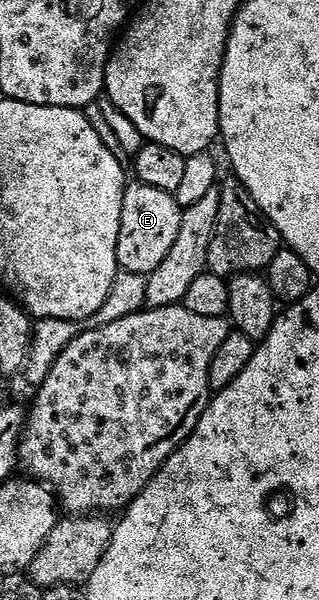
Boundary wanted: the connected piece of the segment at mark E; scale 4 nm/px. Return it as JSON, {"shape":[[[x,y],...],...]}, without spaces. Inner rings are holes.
{"shape":[[[138,182],[128,183],[125,190],[125,198],[121,206],[121,230],[117,238],[117,262],[120,269],[133,274],[150,276],[161,262],[169,255],[169,250],[173,250],[173,242],[177,242],[177,230],[181,230],[181,218],[183,209],[179,207],[174,195],[165,190],[157,190],[157,186],[145,186]]]}

